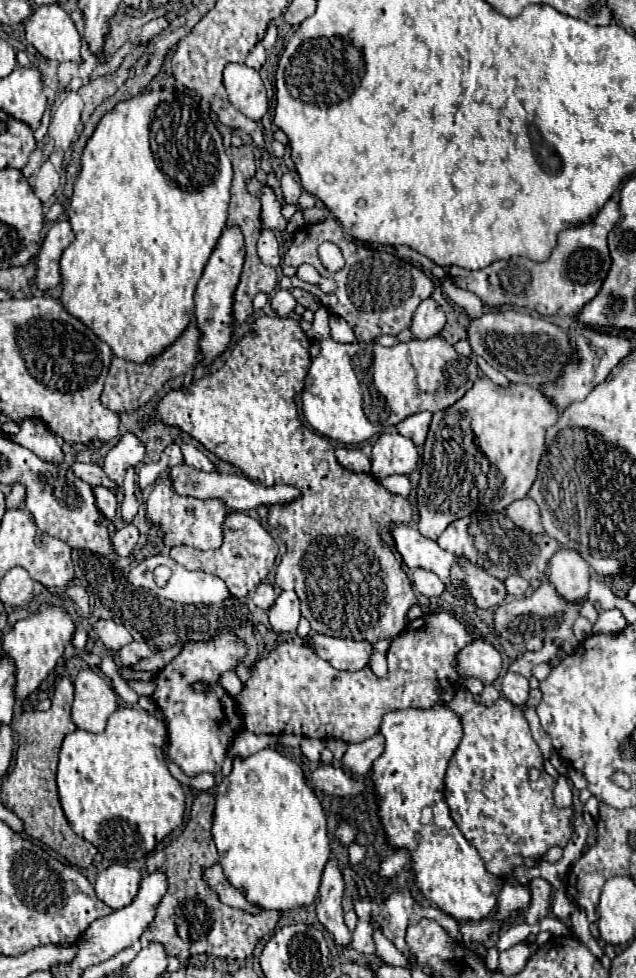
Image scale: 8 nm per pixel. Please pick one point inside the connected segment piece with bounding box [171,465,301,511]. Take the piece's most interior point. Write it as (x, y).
(240, 493)

